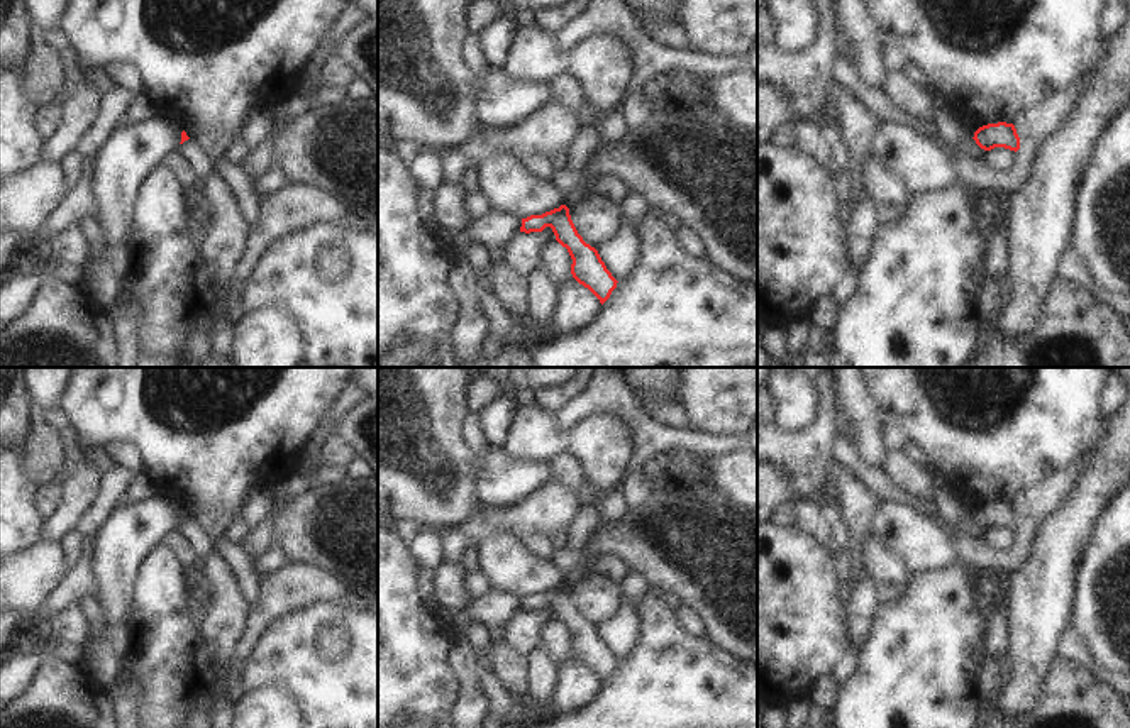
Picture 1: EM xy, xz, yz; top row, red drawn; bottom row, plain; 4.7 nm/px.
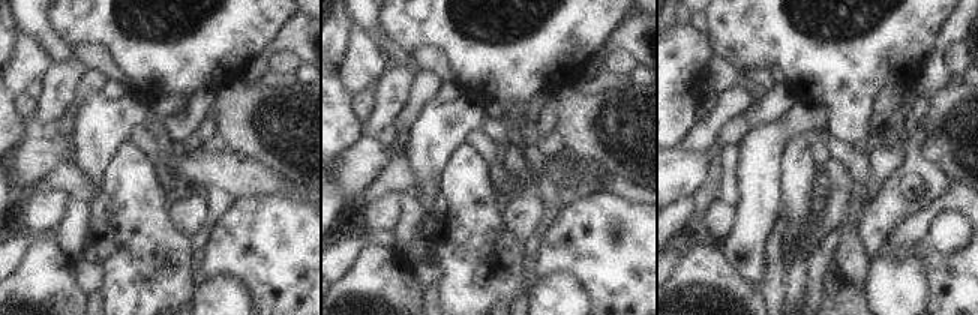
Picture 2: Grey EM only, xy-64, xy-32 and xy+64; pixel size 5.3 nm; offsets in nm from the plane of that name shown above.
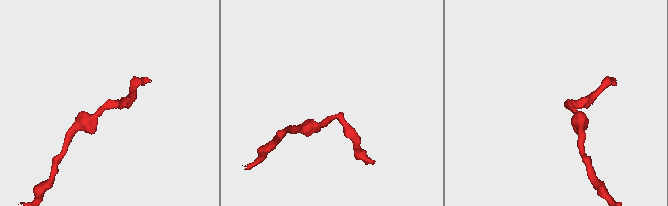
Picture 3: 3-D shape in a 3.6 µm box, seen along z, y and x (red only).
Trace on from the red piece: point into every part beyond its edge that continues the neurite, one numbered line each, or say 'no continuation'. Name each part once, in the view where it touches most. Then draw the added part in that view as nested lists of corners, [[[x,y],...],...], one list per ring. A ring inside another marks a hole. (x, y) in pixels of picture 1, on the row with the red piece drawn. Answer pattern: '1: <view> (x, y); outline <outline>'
no continuation

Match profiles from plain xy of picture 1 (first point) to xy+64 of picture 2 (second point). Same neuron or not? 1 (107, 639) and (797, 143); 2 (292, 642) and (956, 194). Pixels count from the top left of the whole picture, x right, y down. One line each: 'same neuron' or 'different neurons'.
1: different neurons
2: same neuron

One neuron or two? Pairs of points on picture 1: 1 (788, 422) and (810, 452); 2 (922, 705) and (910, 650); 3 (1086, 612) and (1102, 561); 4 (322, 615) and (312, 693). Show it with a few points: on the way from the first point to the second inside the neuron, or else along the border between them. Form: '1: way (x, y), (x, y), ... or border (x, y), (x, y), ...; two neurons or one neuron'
1: border (819, 398), (805, 429), (775, 425); two neurons
2: way (917, 691), (917, 664); one neuron
3: way (1093, 600), (1093, 584), (1098, 573); one neuron
4: way (304, 634), (304, 674); one neuron

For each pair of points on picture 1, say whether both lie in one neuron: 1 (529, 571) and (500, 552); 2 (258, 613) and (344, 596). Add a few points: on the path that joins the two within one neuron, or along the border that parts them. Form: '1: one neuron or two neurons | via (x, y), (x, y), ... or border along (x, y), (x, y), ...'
1: one neuron | via (522, 571), (507, 559)
2: one neuron | via (280, 595), (283, 591), (322, 591)

